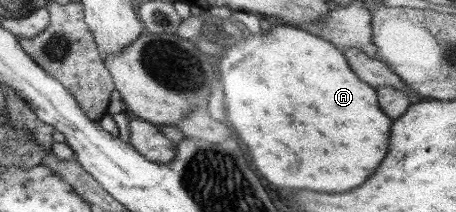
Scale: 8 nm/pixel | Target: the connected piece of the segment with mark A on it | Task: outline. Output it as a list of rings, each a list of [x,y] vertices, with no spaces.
[[[273,21],[269,31],[260,29],[258,35],[245,32],[238,33],[232,40],[227,41],[224,53],[215,58],[217,62],[215,69],[221,74],[220,83],[225,93],[226,116],[229,127],[234,128],[234,132],[238,134],[242,144],[246,144],[246,148],[252,154],[252,162],[256,164],[256,168],[262,168],[262,174],[266,174],[268,182],[278,182],[278,186],[306,188],[312,192],[338,192],[340,194],[340,192],[346,192],[346,190],[356,188],[362,182],[366,182],[366,178],[374,172],[374,168],[378,168],[378,164],[386,156],[388,130],[390,130],[392,120],[382,112],[381,108],[378,108],[375,89],[362,82],[350,70],[343,53],[327,40],[322,40],[296,26]]]

